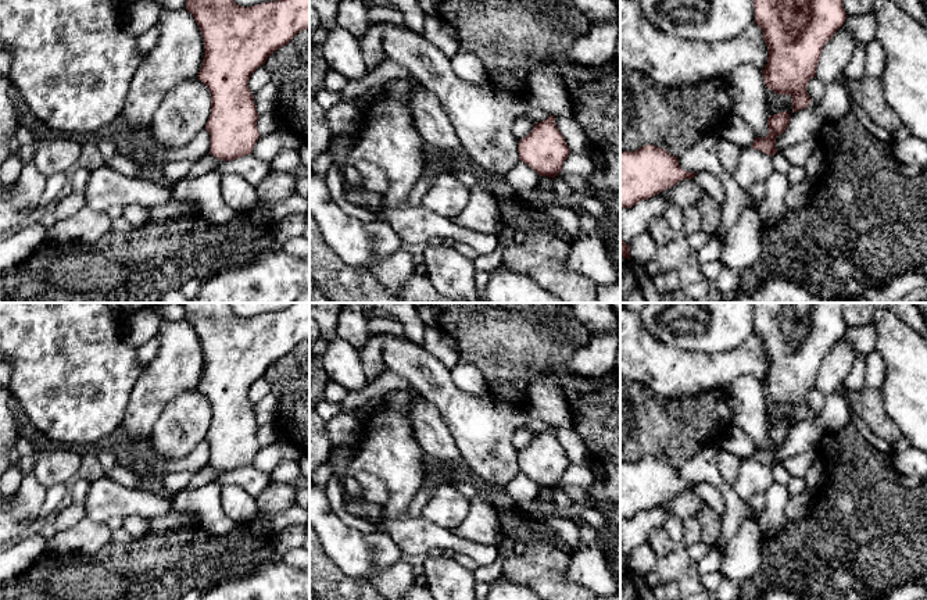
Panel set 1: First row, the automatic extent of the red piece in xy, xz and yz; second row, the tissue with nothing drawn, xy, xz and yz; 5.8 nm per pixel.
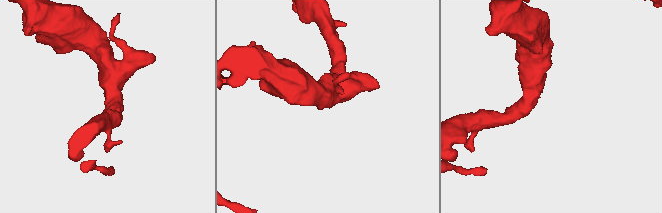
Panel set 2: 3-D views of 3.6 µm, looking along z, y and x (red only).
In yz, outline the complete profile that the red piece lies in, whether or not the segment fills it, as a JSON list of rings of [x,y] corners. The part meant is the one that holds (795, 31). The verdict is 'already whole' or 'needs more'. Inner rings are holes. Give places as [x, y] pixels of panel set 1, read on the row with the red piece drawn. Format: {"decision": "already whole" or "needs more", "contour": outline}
{"decision": "already whole", "contour": [[[754,0],[754,8],[754,22],[762,29],[769,53],[767,64],[762,69],[766,88],[776,94],[790,94],[794,112],[808,108],[812,101],[806,92],[808,82],[816,76],[824,44],[841,29],[848,17],[842,0]]]}

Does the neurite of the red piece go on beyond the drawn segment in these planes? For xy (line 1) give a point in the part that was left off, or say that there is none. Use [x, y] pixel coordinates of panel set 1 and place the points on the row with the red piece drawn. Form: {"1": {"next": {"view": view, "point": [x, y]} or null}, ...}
{"1": {"next": null}}

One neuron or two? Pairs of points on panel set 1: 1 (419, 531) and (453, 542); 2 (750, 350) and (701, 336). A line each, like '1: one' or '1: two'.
1: one
2: two

